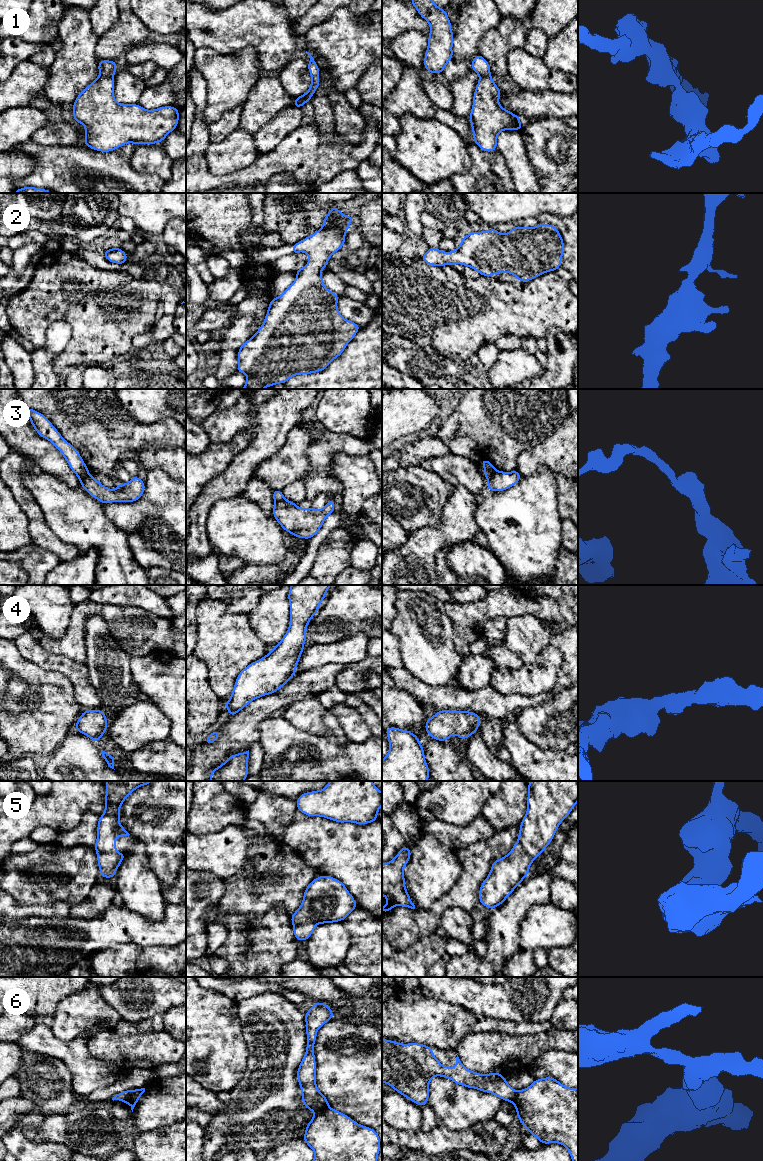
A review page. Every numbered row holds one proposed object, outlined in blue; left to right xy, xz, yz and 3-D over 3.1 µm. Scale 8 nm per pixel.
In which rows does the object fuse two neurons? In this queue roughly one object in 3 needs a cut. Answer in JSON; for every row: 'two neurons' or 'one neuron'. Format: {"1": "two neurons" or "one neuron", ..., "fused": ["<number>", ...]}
{"1": "two neurons", "2": "one neuron", "3": "two neurons", "4": "one neuron", "5": "one neuron", "6": "two neurons", "fused": ["1", "3", "6"]}

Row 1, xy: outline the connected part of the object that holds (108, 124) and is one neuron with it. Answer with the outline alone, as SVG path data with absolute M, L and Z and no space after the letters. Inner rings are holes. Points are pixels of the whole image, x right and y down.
M100 75L93 80L73 102L73 118L85 126L84 145L100 151L111 152L127 143L152 145L162 142L176 129L179 109L163 106L147 110L139 104L120 104L114 97L115 80L112 76Z

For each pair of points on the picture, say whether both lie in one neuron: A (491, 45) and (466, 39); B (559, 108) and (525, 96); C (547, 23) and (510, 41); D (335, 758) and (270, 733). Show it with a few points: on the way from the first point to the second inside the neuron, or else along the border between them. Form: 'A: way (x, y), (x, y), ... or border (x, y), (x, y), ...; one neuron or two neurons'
A: border (496, 26), (489, 29), (479, 41), (478, 53); two neurons
B: way (551, 104), (533, 104); one neuron
C: way (538, 23), (528, 23), (519, 32); one neuron
D: way (319, 757), (308, 751), (290, 751), (286, 747); one neuron

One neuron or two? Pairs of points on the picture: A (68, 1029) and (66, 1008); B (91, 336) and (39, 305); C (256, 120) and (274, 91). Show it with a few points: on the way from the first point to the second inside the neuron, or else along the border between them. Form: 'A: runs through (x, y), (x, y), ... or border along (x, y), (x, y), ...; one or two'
A: runs through (68, 1024), (71, 1019), (71, 1013); one
B: runs through (78, 323), (60, 305), (52, 305); one
C: runs through (256, 113), (256, 109), (267, 98); one

